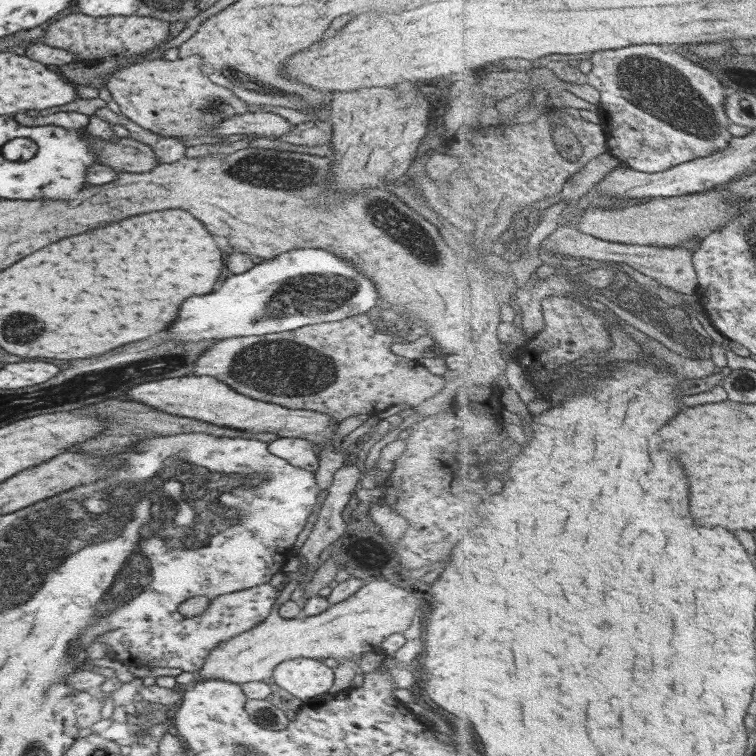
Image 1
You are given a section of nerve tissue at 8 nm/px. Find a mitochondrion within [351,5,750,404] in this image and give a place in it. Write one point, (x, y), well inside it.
(642, 81)

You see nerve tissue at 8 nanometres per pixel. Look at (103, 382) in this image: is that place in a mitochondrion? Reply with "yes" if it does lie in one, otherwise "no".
yes

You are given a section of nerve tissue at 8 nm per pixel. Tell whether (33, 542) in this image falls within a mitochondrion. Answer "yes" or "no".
yes

